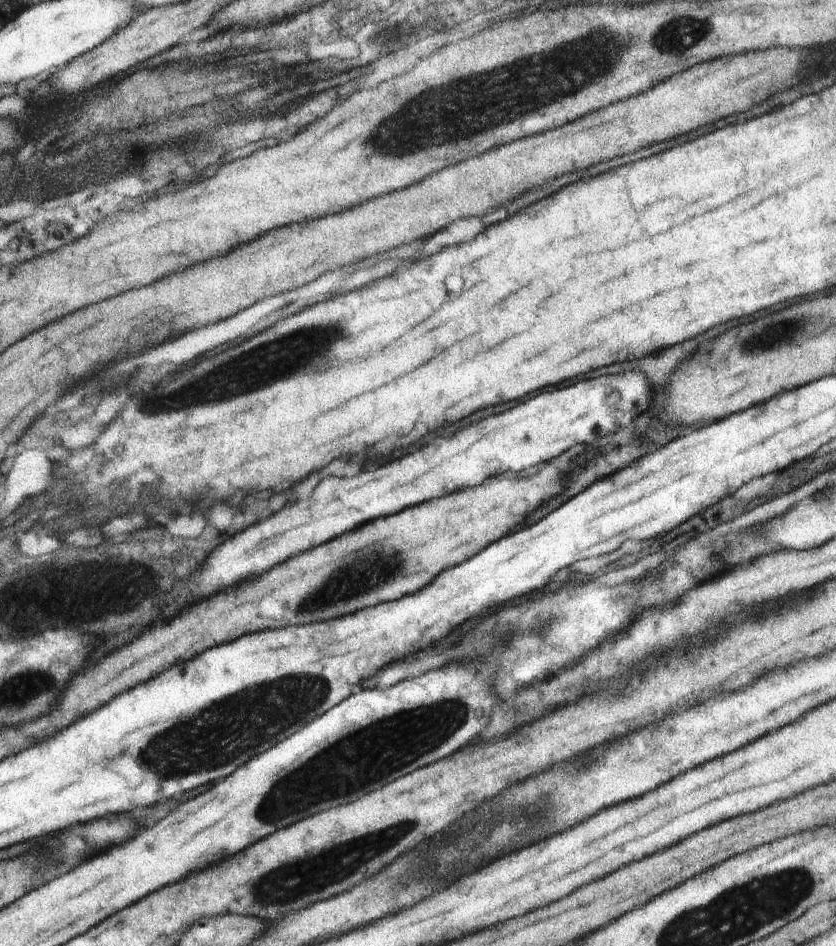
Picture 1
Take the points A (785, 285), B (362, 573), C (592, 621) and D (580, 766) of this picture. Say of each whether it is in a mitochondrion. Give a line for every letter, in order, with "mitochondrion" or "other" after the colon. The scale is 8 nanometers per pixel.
A: other
B: mitochondrion
C: other
D: mitochondrion

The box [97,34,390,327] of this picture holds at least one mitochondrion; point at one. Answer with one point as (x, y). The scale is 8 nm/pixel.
(197, 134)

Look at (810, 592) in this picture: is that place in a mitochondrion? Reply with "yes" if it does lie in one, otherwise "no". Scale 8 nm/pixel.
no

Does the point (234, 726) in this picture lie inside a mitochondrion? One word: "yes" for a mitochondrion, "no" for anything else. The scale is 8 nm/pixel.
yes

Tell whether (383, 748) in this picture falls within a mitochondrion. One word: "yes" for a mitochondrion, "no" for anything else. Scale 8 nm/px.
yes

